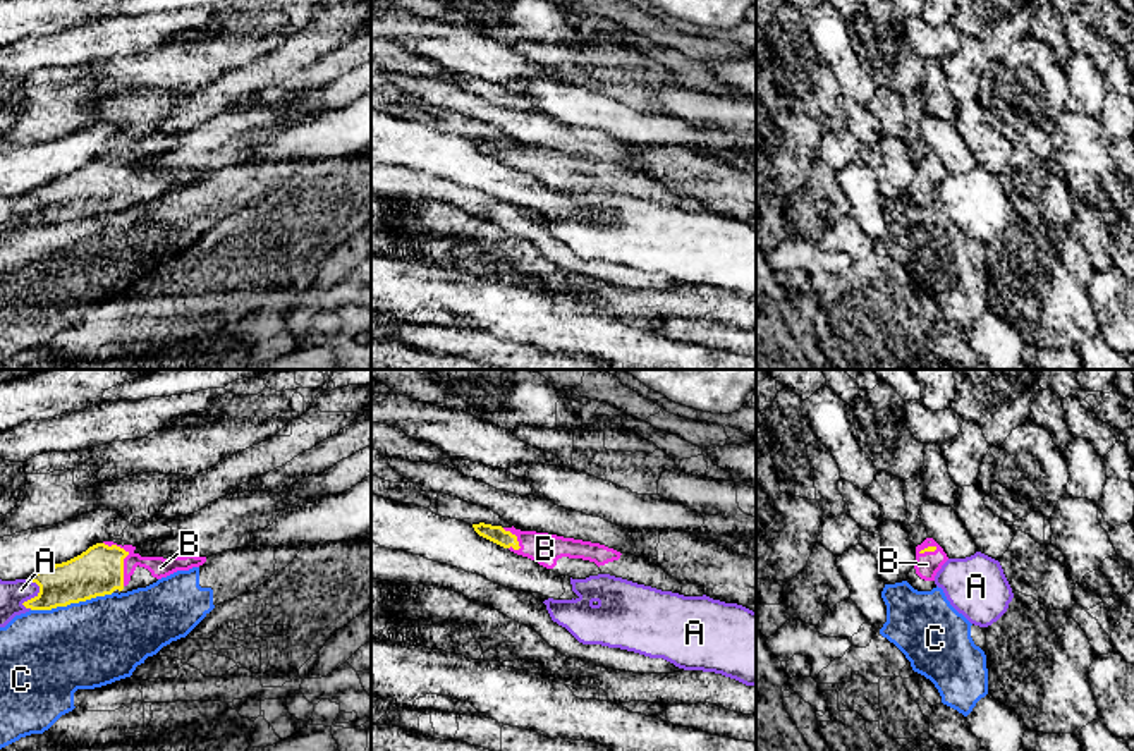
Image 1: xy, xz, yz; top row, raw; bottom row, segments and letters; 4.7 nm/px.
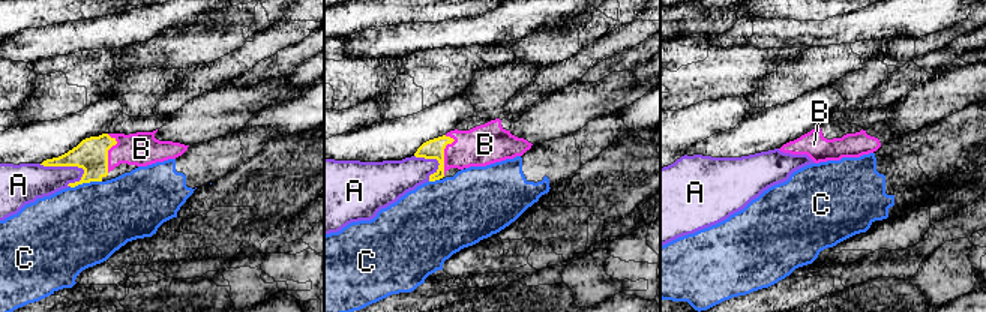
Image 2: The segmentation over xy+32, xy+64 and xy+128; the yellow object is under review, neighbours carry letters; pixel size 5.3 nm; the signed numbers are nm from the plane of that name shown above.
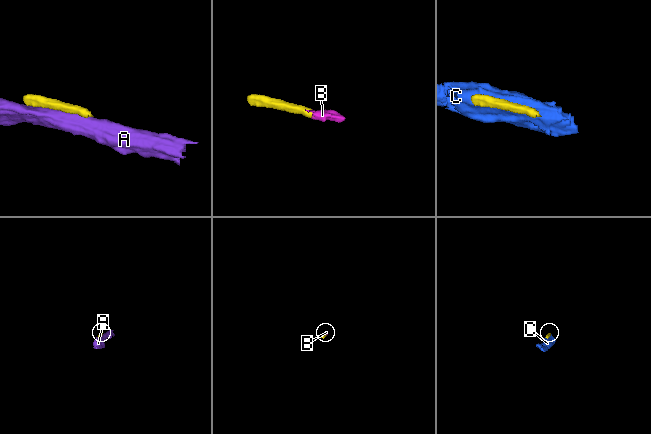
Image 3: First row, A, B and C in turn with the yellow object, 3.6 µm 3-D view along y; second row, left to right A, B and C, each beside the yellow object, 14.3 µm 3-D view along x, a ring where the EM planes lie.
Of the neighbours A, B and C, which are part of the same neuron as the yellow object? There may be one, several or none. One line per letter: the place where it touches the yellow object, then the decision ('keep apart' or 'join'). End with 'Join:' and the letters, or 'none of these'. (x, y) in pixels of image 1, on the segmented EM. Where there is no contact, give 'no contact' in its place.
A: xy (35, 597) | keep apart
B: xy (126, 555) | join
C: xy (71, 602) | keep apart
Join: B

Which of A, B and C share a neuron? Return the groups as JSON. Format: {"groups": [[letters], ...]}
{"groups": [["A"], ["B"], ["C"]]}

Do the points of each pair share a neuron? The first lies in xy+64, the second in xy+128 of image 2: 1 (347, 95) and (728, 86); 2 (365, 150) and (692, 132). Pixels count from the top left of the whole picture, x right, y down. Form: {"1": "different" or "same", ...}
{"1": "same", "2": "different"}

